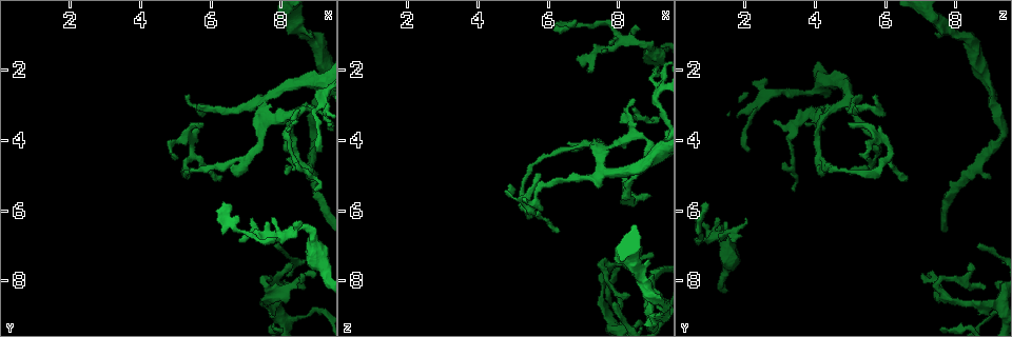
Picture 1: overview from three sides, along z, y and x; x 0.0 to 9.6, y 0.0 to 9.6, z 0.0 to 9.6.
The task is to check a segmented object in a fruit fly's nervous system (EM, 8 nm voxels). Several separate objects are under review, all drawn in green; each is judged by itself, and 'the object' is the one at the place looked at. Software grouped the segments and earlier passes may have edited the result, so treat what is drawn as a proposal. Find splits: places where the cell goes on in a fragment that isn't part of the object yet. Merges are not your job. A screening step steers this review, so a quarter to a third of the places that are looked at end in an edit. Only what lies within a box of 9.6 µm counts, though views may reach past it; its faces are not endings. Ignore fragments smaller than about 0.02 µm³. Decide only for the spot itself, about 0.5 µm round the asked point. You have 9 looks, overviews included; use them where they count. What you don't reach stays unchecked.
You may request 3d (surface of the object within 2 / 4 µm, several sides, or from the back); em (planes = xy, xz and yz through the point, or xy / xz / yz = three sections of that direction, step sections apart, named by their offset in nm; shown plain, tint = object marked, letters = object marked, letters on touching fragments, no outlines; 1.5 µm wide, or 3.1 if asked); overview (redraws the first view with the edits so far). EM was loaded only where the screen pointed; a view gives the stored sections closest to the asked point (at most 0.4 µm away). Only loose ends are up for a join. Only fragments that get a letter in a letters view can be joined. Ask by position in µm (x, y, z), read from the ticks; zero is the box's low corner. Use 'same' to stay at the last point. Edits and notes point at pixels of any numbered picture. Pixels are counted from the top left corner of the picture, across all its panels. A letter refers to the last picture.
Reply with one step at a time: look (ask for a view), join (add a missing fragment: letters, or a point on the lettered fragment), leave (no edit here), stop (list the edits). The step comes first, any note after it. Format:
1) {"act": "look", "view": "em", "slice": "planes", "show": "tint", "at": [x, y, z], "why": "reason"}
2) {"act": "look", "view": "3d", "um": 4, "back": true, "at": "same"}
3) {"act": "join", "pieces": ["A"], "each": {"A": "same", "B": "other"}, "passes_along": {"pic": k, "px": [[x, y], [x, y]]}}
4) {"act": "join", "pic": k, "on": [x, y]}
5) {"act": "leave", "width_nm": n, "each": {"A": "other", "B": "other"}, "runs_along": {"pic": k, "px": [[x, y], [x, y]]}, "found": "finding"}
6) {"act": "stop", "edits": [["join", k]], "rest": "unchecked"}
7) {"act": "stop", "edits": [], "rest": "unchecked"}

{"act": "look", "view": "em", "slice": "xy", "step": 8, "show": "letters", "at": [8.95, 5.50, 3.45], "why": "free end"}

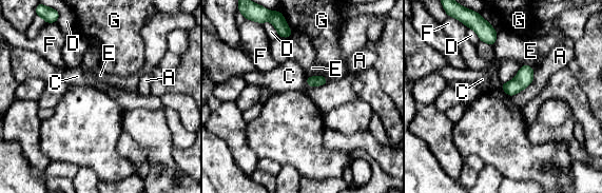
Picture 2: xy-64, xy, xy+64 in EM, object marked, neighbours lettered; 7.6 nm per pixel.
{"act": "look", "view": "em", "slice": "planes", "show": "letters", "at": "same"}

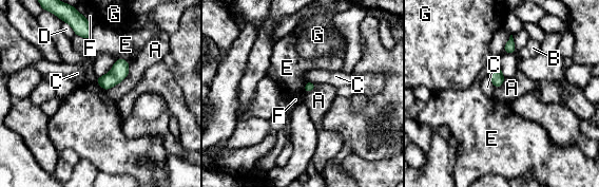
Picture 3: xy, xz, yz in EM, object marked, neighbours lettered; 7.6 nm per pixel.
{"act": "leave", "width_nm": 70, "each": {"A": "other", "B": "other", "C": "other", "D": "other", "E": "other", "F": "other", "G": "other"}, "border": {"pic": 3, "px": [[510, 35], [503, 52]]}, "found": "no lettered fragment goes on from it"}

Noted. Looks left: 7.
{"act": "look", "view": "3d", "um": 4, "at": [5.70, 3.50, 4.90], "why": "thin end"}

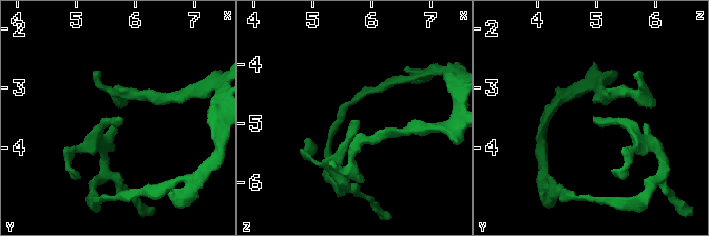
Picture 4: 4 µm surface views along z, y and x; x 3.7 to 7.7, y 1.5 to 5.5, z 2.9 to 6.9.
{"act": "look", "view": "em", "slice": "xz", "step": 8, "show": "tint", "at": [5.65, 3.55, 4.95], "why": "now the EM"}

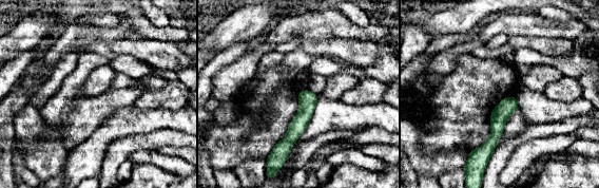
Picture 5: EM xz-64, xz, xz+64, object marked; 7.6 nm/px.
{"act": "look", "view": "em", "slice": "planes", "show": "letters", "at": "same"}

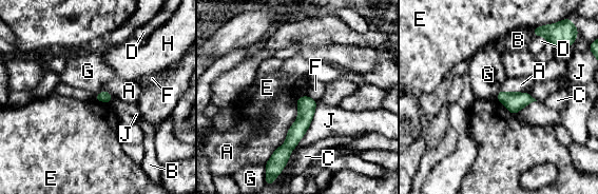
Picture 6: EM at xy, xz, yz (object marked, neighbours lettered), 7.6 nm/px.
{"act": "leave", "width_nm": 80, "each": {"A": "other", "B": "other", "C": "other", "D": "other", "E": "other", "F": "other", "G": "other", "H": "other", "J": "other"}, "runs_along": {"pic": 6, "px": [[313, 102], [282, 160]]}, "found": "none of them fits"}

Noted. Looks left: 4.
{"act": "look", "view": "em", "slice": "planes", "show": "letters", "at": [8.10, 8.15, 8.90], "why": "thin end"}

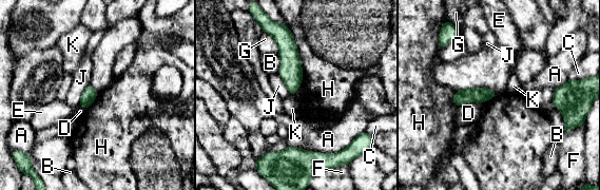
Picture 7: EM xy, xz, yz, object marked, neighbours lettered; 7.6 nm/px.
{"act": "leave", "longest_contact_nm": ["A", 500], "each": {"A": "other", "B": "other", "C": "other", "D": "other", "E": "other", "F": "other", "G": "other", "H": "other", "J": "other", "K": "other"}, "border": {"pic": 7, "px": [[288, 29], [301, 62], [302, 81]]}, "found": "no lettered fragment goes on from it"}

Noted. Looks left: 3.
{"act": "look", "view": "em", "slice": "planes", "show": "tint", "at": [7.15, 6.20, 2.00], "why": "free end"}

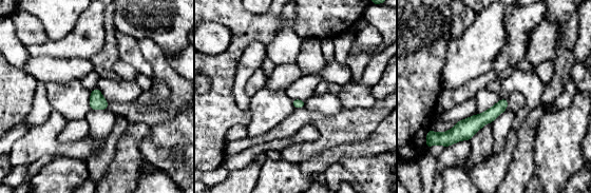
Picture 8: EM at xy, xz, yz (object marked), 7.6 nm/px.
{"act": "look", "view": "em", "slice": "planes", "show": "letters", "at": "same", "why": "what lies round it"}

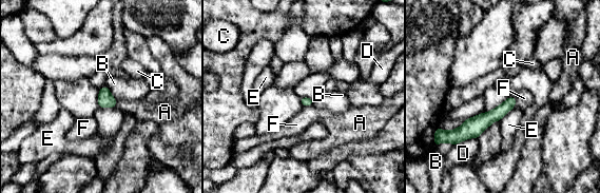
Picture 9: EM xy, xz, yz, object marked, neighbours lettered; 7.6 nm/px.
{"act": "leave", "each": {"A": "other", "B": "other", "C": "other", "D": "other", "E": "other", "F": "other"}, "runs_along": {"pic": 9, "px": [[513, 99], [495, 115], [464, 127]]}, "found": "none of them fits"}

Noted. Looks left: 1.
{"act": "stop", "edits": [], "rest": "unchecked"}

